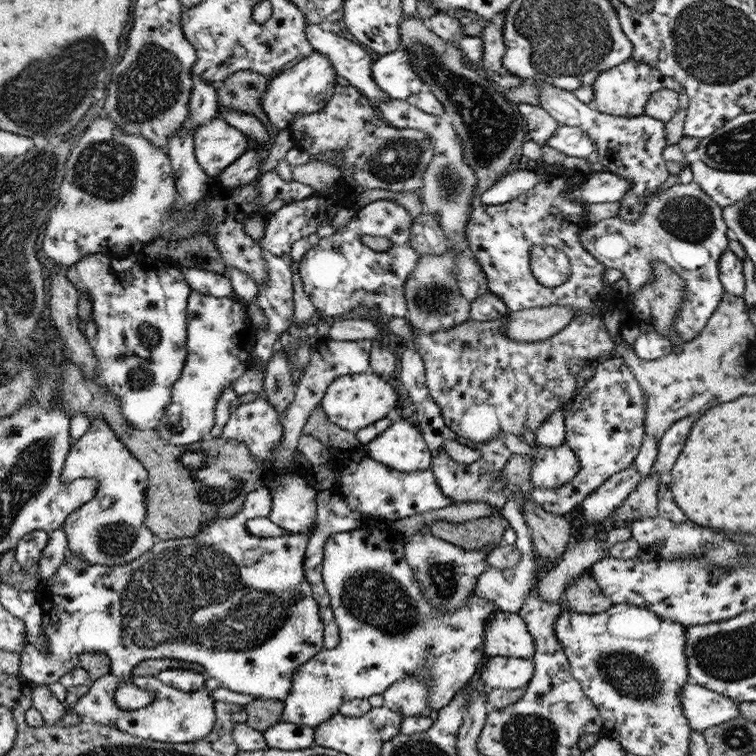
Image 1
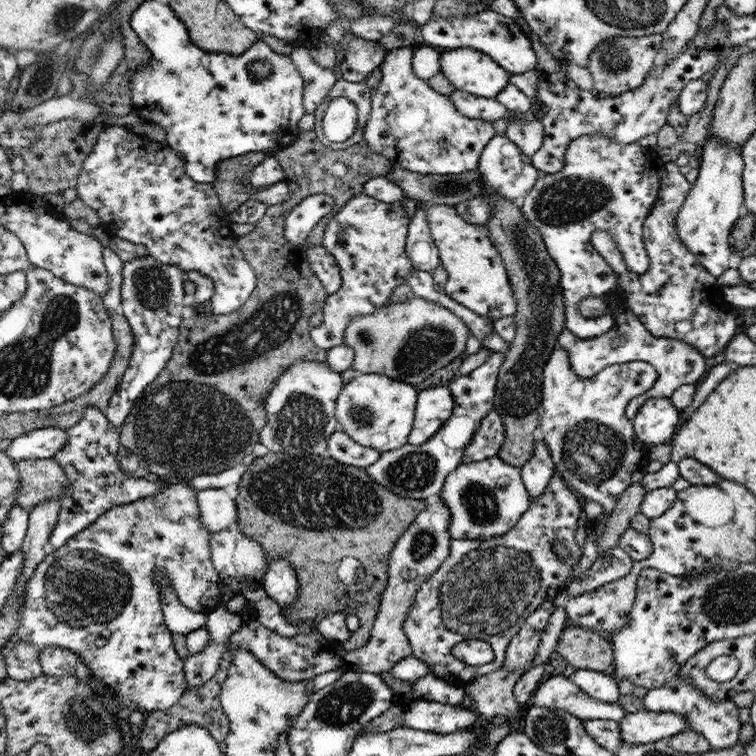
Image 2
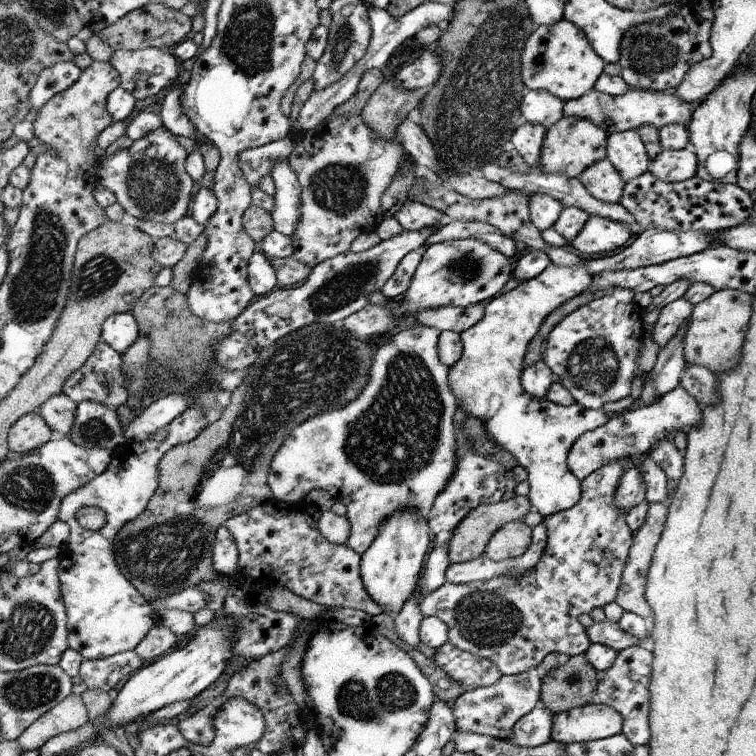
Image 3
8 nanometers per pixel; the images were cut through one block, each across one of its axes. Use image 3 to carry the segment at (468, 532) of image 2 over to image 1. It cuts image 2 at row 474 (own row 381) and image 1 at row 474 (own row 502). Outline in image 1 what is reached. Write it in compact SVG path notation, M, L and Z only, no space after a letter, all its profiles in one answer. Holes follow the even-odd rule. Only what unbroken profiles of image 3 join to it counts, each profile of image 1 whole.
M566 444L558 448L537 447L531 468L535 488L558 488L575 477L579 462Z

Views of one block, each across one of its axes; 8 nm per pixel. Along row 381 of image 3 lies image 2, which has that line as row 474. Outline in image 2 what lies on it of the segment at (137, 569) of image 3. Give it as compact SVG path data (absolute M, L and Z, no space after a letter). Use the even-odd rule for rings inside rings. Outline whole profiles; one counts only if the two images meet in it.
M269 452L262 458L256 458L250 464L250 468L244 472L233 492L238 507L236 526L244 535L262 544L266 551L266 564L270 564L270 561L276 557L284 557L290 561L290 565L297 574L298 597L292 601L292 604L282 607L284 615L296 623L298 621L311 622L325 614L352 609L354 615L360 619L360 628L352 632L352 636L346 642L337 644L335 650L350 652L366 646L382 592L388 585L388 564L391 551L398 537L415 522L416 515L422 512L422 509L426 509L425 500L404 498L390 492L381 484L370 480L366 469L363 468L328 460L322 455L286 455L276 452ZM346 556L353 556L360 562L364 570L362 582L344 584L338 578L336 570L342 558Z

